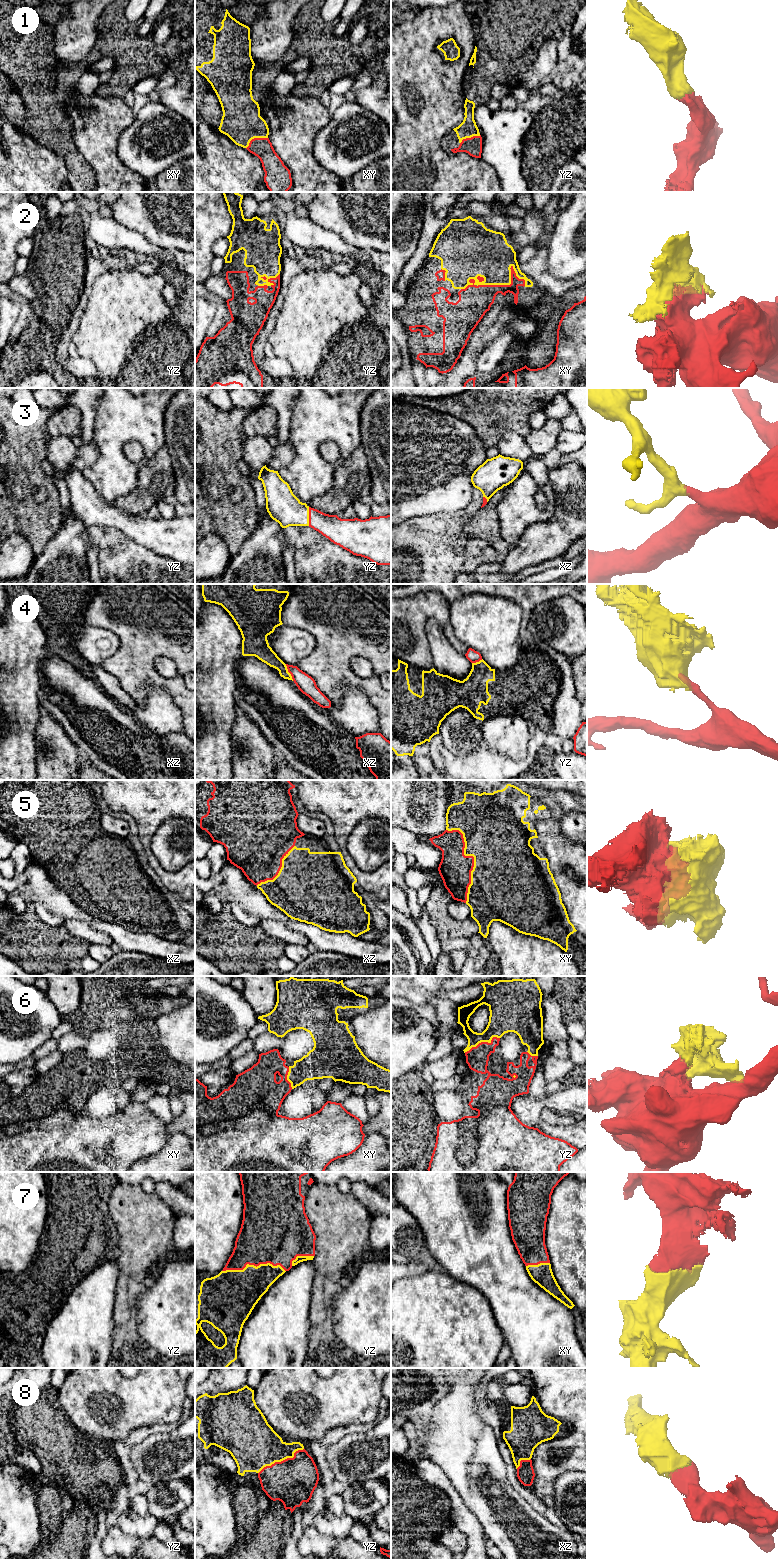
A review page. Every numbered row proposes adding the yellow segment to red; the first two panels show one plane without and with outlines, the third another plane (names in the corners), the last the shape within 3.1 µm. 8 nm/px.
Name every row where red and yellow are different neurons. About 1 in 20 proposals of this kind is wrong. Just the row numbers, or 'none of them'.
4

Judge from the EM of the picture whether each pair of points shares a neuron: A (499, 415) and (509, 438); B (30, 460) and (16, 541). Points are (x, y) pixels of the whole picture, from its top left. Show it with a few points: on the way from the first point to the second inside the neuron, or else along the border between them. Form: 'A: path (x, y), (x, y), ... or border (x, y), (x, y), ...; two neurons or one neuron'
A: border (524, 437), (512, 431), (507, 431), (495, 445); two neurons
B: border (10, 534), (20, 533), (29, 542), (33, 550); two neurons

